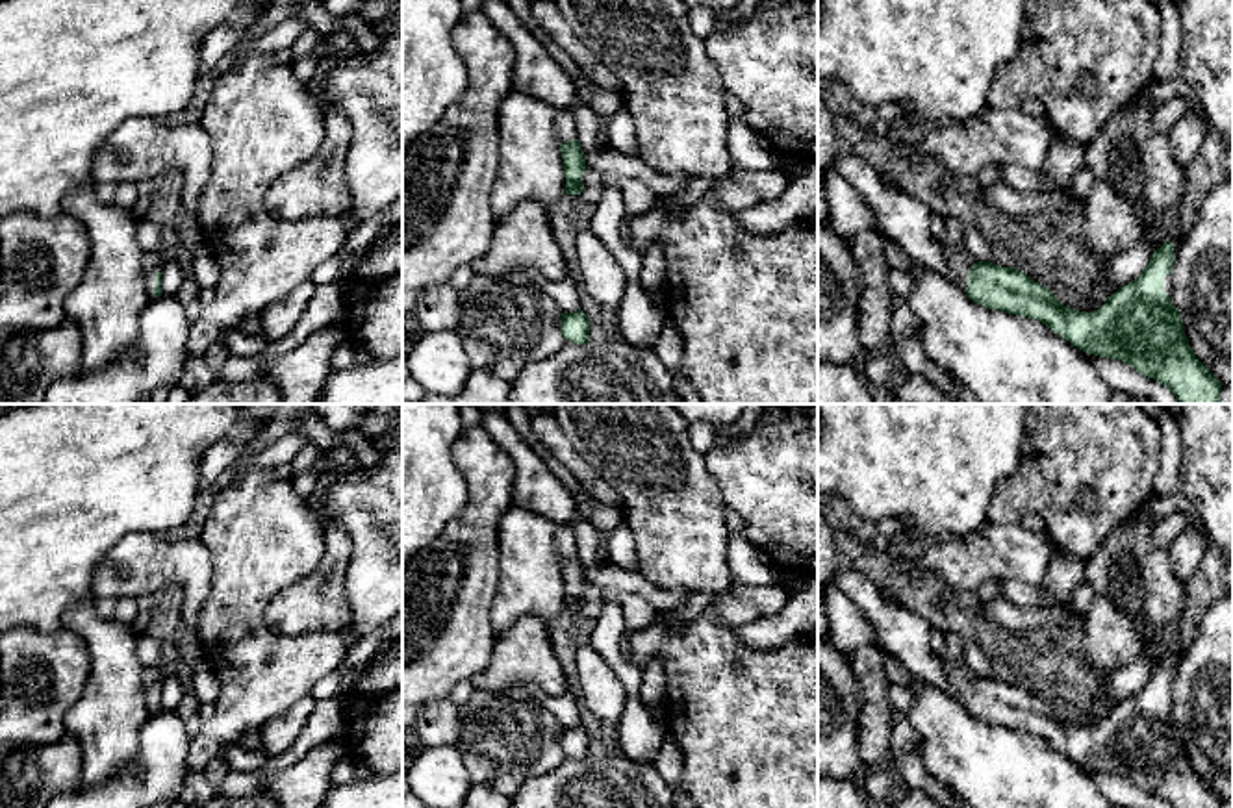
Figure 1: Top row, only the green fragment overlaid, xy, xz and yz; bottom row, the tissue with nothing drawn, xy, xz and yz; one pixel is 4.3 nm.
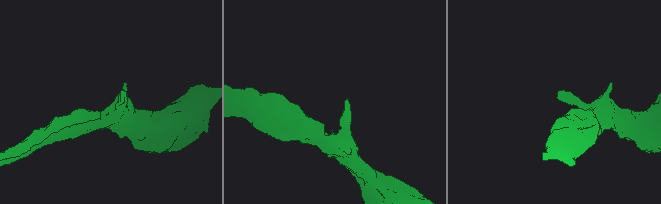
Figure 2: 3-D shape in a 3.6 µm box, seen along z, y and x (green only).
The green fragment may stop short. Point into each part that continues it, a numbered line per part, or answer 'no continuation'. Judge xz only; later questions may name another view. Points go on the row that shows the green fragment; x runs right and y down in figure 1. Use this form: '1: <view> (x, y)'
1: xz (564, 123)

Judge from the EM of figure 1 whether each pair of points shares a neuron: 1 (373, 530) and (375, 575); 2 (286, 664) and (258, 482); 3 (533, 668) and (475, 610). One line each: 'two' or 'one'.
1: one
2: one
3: two

